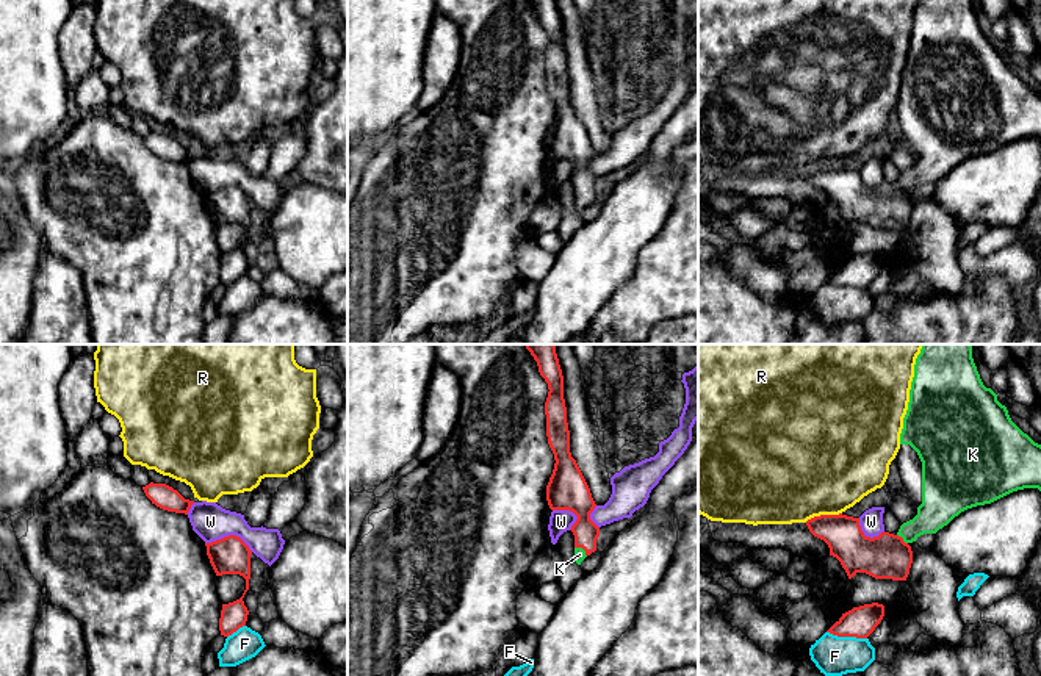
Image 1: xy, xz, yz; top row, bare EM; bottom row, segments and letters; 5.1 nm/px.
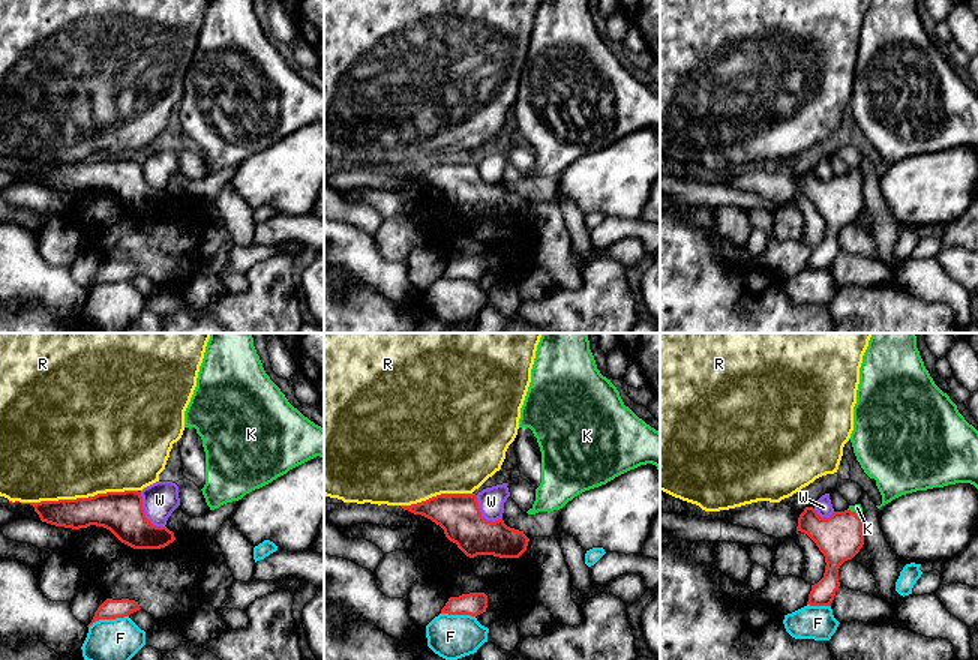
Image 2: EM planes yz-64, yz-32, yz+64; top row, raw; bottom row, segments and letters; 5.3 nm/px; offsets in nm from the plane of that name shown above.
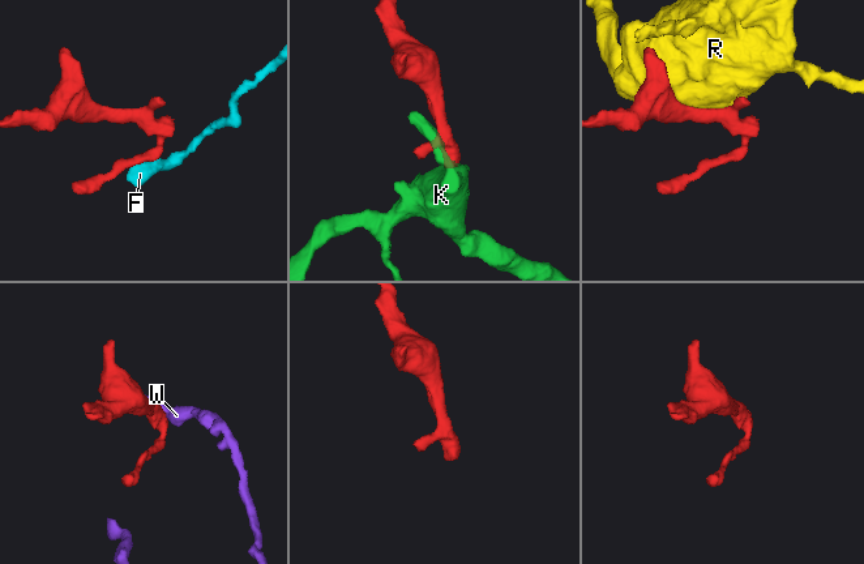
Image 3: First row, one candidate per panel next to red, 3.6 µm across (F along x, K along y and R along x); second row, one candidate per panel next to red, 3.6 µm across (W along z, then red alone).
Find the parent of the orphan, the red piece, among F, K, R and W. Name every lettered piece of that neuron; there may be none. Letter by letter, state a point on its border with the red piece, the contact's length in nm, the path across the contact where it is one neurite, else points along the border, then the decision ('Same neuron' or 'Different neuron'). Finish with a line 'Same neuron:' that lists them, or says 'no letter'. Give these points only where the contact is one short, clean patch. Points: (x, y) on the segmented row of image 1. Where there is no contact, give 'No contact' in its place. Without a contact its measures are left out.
F: Touches red at yz (847, 636). Shared border 220 nm. Boundary: yz (827, 631), (836, 636), (866, 639). Different neuron
K: Touches red at xz (583, 548). Shared border 80 nm. Path across: xz (578, 499), (583, 504), (583, 548), (579, 554). Same neuron
R: Touches red at yz (822, 515). Shared border 200 nm. Different neuron
W: Touches red at xy (229, 535). Shared border 260 nm. Boundary: xy (205, 542), (237, 535), (252, 551). Different neuron
Same neuron: K

